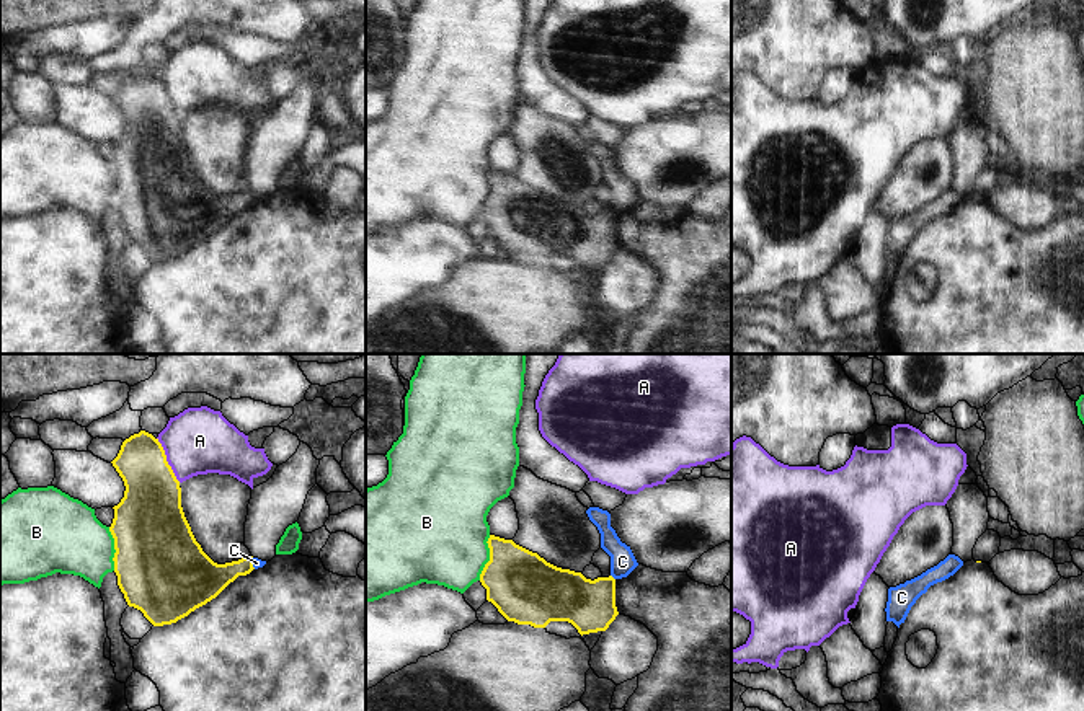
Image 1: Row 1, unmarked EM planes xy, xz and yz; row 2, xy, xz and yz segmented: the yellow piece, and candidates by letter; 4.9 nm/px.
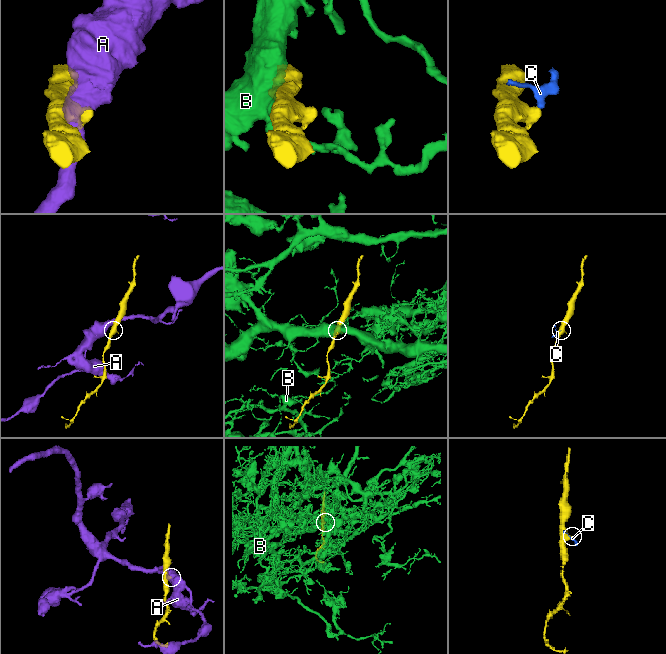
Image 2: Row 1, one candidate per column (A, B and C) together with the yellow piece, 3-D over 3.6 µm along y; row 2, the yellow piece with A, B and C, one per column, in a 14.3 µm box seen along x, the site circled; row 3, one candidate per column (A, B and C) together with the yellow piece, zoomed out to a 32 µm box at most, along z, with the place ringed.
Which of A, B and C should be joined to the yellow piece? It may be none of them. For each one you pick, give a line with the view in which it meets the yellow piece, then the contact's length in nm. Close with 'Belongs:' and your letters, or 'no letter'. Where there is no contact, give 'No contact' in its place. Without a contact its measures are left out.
Belongs: no letter.

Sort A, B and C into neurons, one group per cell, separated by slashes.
A / B C

